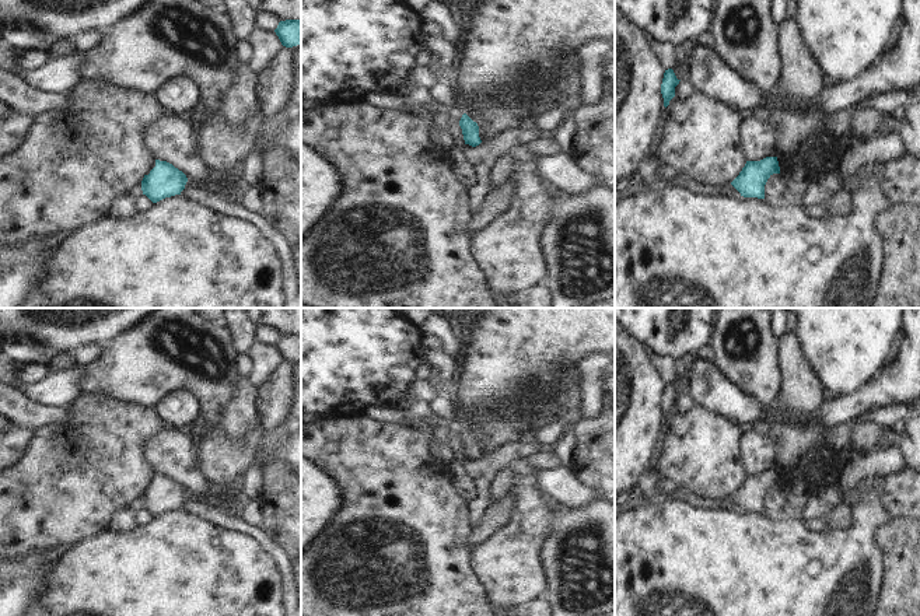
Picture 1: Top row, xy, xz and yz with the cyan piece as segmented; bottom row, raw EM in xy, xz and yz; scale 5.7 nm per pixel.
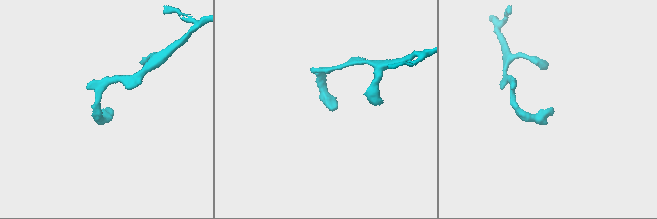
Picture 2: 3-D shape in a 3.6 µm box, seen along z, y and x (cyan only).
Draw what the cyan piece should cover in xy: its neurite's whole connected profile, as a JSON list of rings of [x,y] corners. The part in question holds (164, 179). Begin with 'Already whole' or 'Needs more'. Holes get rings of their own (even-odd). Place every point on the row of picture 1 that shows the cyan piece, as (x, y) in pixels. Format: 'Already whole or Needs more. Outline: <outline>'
Already whole. Outline: [[[155,160],[155,167],[141,181],[141,190],[153,203],[181,195],[186,175],[167,161]]]

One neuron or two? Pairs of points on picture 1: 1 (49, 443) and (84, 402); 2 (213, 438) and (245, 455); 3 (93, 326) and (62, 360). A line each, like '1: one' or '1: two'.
1: one
2: one
3: two

